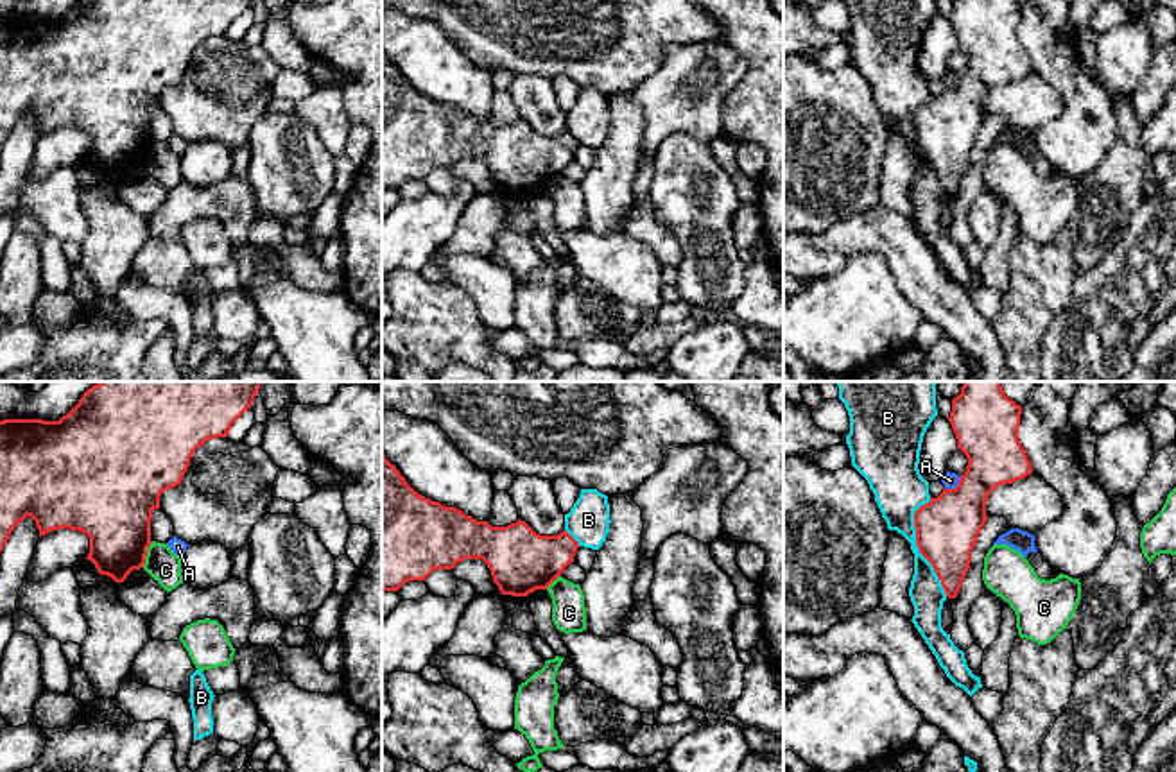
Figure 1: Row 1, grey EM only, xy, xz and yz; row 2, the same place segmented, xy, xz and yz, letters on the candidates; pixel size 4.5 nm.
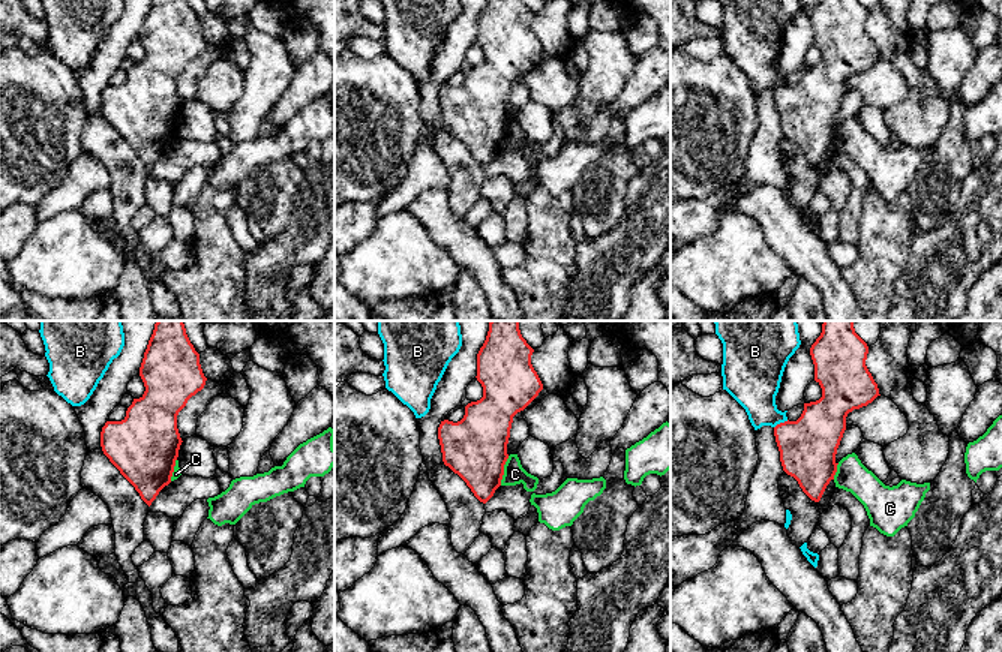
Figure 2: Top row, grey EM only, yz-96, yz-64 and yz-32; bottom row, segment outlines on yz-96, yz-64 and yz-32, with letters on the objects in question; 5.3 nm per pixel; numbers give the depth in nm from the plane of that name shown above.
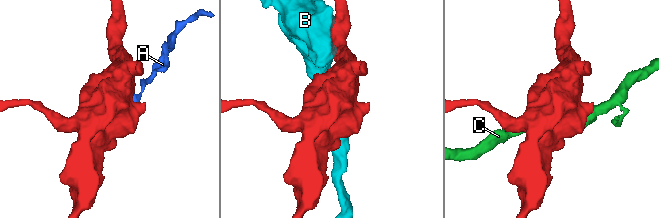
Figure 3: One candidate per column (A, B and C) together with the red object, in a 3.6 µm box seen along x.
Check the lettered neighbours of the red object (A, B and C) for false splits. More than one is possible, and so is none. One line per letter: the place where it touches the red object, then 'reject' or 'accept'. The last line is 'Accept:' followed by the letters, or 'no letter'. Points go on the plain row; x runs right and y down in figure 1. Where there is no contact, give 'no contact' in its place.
A: yz (956, 86) | reject
B: yz (918, 145) | reject
C: xy (146, 153) | reject
Accept: no letter

